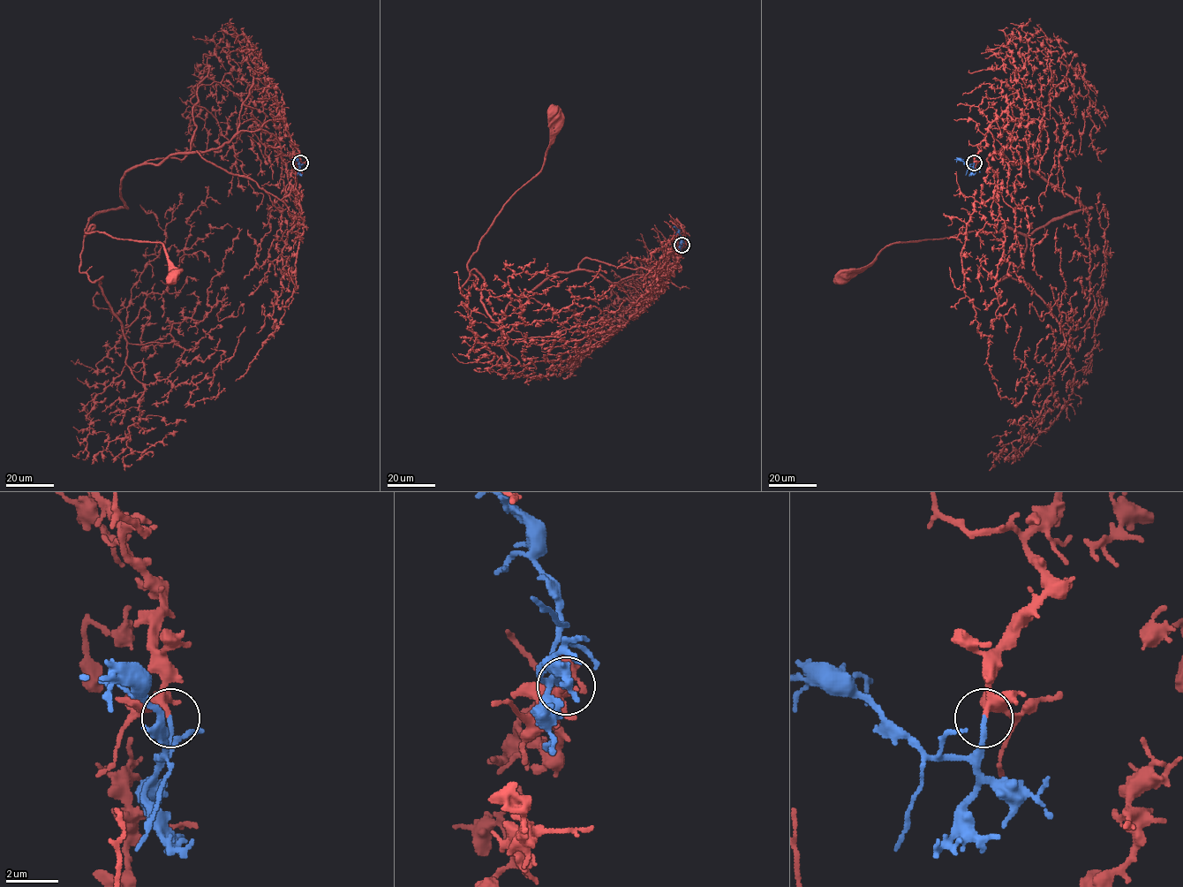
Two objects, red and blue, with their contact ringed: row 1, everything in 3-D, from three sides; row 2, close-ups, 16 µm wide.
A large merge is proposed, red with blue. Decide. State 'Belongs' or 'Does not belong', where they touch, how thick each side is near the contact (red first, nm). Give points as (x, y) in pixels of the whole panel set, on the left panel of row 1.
Belongs. Place: (300, 162). Thickness 220 nm (red) against 190 nm

